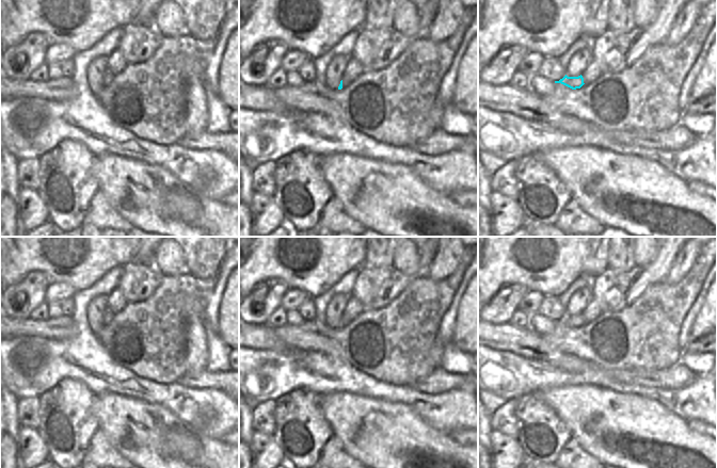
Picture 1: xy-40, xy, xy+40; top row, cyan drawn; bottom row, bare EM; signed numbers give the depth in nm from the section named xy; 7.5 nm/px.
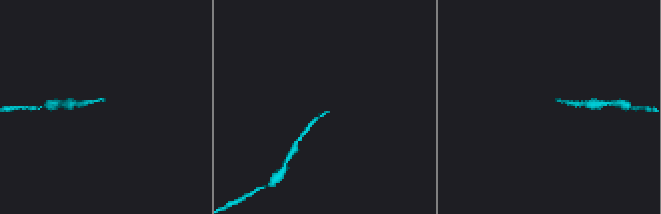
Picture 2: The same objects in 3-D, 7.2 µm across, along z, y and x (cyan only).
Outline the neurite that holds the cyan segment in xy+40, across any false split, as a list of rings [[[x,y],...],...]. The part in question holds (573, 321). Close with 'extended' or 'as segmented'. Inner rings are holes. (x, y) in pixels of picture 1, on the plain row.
[[[567,313],[560,318],[559,320],[555,320],[555,322],[561,322],[572,328],[580,327],[585,322],[584,322],[584,317],[583,314],[578,316],[568,316]]]; as segmented

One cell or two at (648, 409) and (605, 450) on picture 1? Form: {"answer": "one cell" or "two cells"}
{"answer": "one cell"}

